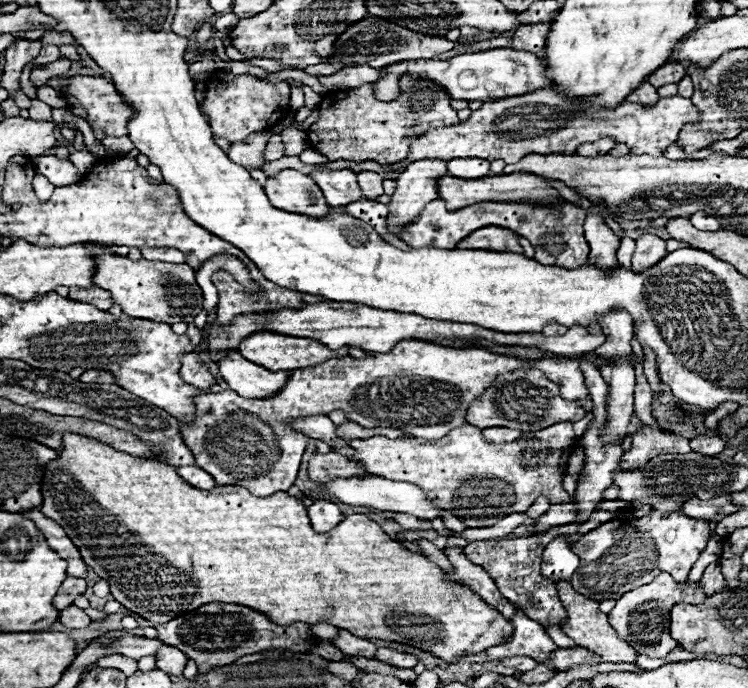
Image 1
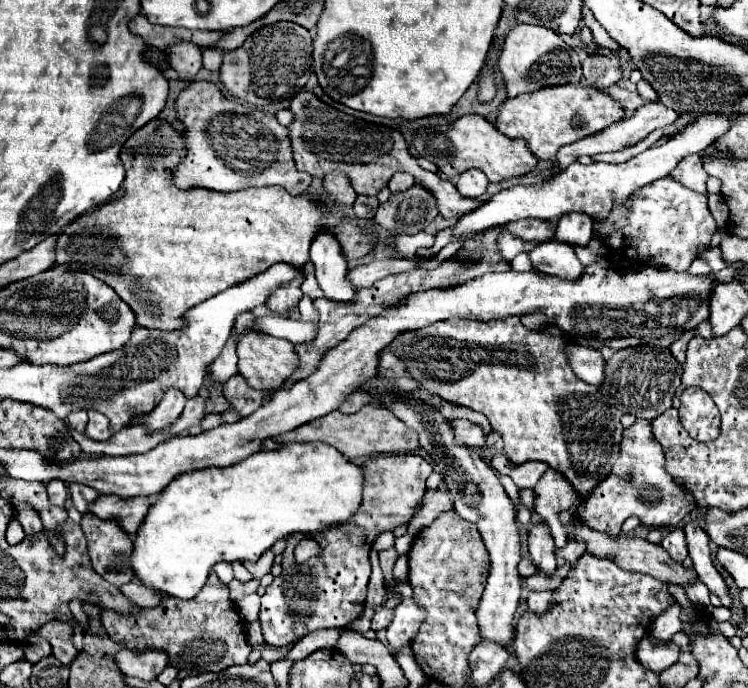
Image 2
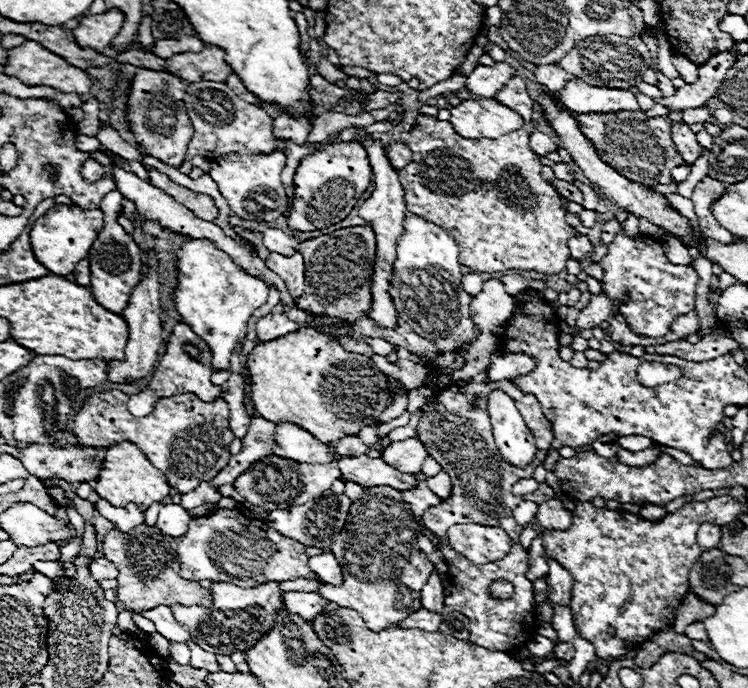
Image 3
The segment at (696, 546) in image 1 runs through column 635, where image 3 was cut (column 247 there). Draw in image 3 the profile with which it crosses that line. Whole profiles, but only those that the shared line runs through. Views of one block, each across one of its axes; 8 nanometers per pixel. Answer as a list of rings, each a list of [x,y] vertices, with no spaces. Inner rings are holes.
[[[218,508],[210,516],[196,516],[190,522],[190,530],[176,540],[182,578],[226,582],[240,588],[254,588],[264,582],[284,580],[316,580],[316,574],[308,568],[308,556],[304,544],[278,534],[260,520],[250,520],[238,510]]]

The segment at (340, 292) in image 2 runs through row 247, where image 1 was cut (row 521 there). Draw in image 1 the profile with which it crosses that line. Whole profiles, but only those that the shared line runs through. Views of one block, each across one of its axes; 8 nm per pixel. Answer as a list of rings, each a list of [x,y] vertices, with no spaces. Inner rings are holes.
[[[316,500],[308,508],[308,516],[316,532],[328,532],[332,530],[332,526],[336,526],[344,518],[338,504],[330,500]]]

